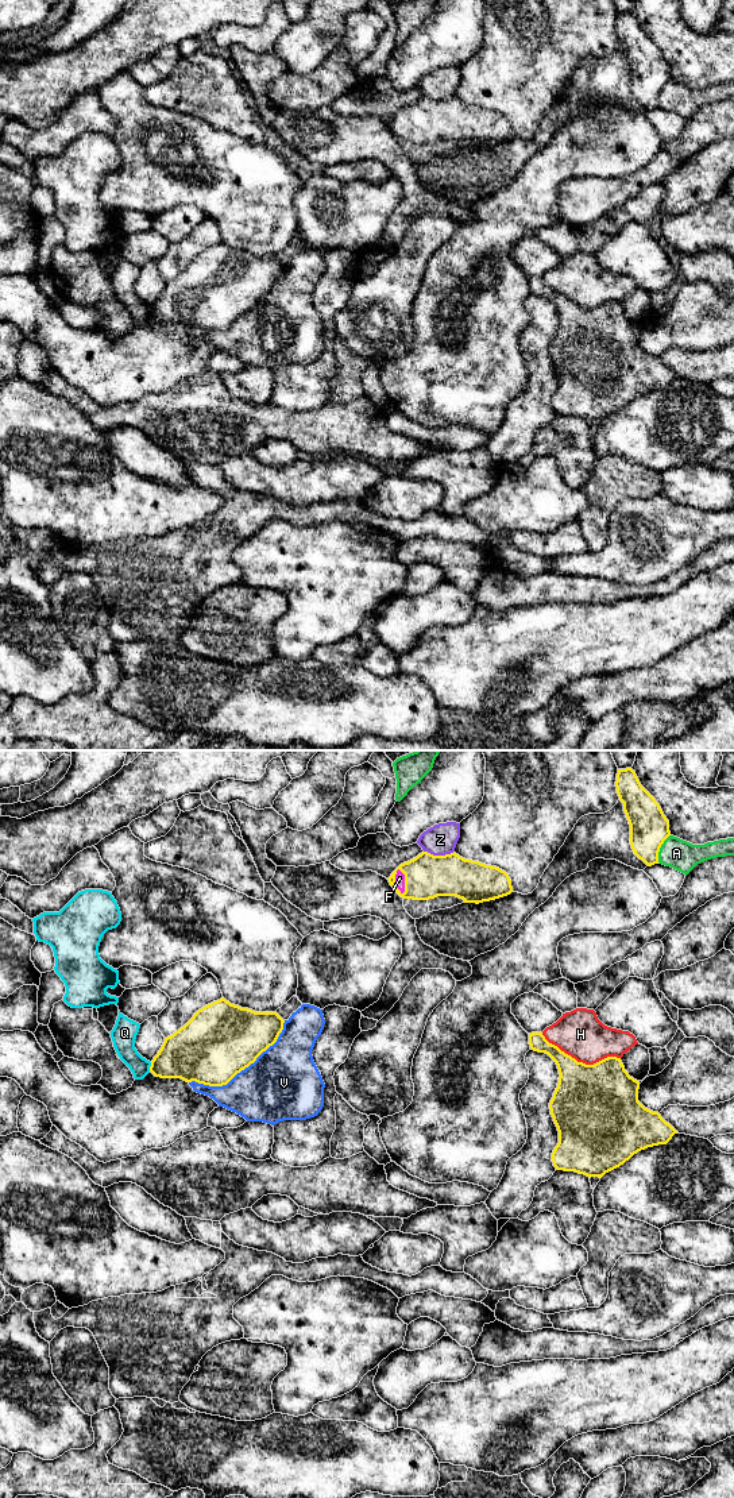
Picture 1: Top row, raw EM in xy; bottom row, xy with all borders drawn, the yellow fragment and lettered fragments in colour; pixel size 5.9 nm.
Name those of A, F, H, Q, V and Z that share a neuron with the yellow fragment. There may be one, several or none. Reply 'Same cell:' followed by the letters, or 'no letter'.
Same cell: F

